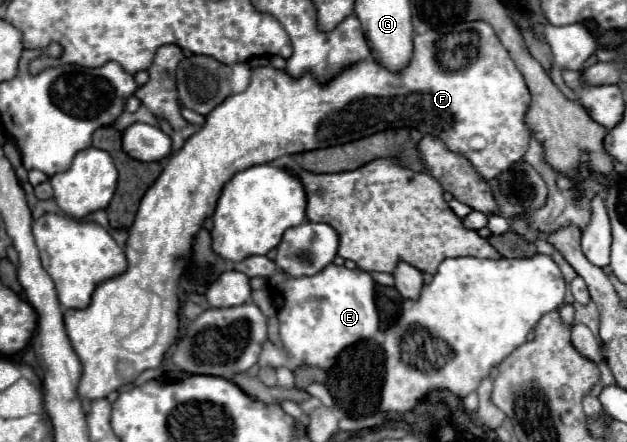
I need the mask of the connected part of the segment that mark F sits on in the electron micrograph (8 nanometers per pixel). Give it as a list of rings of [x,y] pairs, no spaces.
[[[463,22],[459,26],[453,28],[453,32],[447,32],[447,34],[441,34],[437,30],[427,30],[423,34],[415,34],[413,38],[413,44],[415,44],[415,50],[413,50],[413,58],[411,62],[397,70],[397,72],[391,72],[387,70],[383,64],[379,64],[377,60],[359,60],[355,64],[349,64],[347,68],[343,68],[339,74],[335,74],[329,82],[319,82],[319,78],[315,78],[311,72],[305,72],[303,76],[299,78],[293,78],[289,76],[285,70],[275,70],[271,66],[261,66],[261,68],[253,68],[253,76],[251,76],[251,84],[247,90],[239,92],[239,94],[233,94],[229,98],[225,98],[215,110],[211,110],[211,114],[207,114],[205,118],[205,124],[201,126],[199,132],[195,132],[193,136],[187,138],[187,142],[183,144],[181,150],[177,150],[169,160],[167,160],[167,166],[163,168],[161,176],[155,180],[155,184],[145,192],[145,196],[141,198],[141,206],[135,214],[135,220],[129,228],[129,240],[127,240],[127,246],[125,246],[125,254],[127,254],[127,270],[119,276],[113,276],[109,280],[103,280],[93,296],[91,296],[91,304],[83,310],[65,310],[65,328],[67,328],[67,336],[71,340],[71,346],[73,350],[77,352],[81,364],[83,364],[83,376],[81,376],[81,382],[79,382],[79,396],[83,398],[89,398],[89,400],[95,400],[95,398],[105,398],[109,392],[125,386],[125,384],[131,384],[135,382],[141,372],[145,372],[147,368],[159,368],[159,364],[163,362],[163,356],[165,352],[169,350],[169,346],[177,340],[177,332],[179,332],[179,298],[177,298],[177,288],[179,288],[179,278],[187,266],[187,258],[191,258],[191,250],[193,250],[193,242],[195,242],[195,236],[197,232],[203,228],[203,222],[207,218],[213,216],[215,212],[215,204],[217,204],[217,198],[221,194],[221,188],[225,186],[225,182],[239,170],[245,170],[247,166],[255,166],[255,164],[265,164],[265,162],[273,162],[281,156],[291,156],[291,154],[299,154],[299,152],[307,152],[307,150],[317,150],[317,148],[329,148],[329,146],[337,146],[337,144],[347,144],[347,142],[353,142],[353,140],[359,140],[359,138],[365,138],[365,136],[371,136],[371,134],[377,134],[377,132],[383,132],[383,130],[389,130],[389,128],[413,128],[417,126],[419,130],[423,132],[431,132],[435,136],[439,136],[449,150],[457,152],[457,154],[463,154],[465,158],[471,160],[471,164],[475,166],[475,170],[479,174],[483,174],[487,180],[495,178],[499,172],[507,170],[511,164],[519,162],[527,148],[529,148],[529,140],[531,140],[531,130],[529,126],[525,124],[525,114],[529,110],[529,104],[531,104],[531,94],[527,90],[527,84],[523,80],[523,76],[519,74],[517,66],[511,62],[507,50],[501,46],[501,42],[495,38],[495,32],[491,30],[489,24],[485,22]]]

